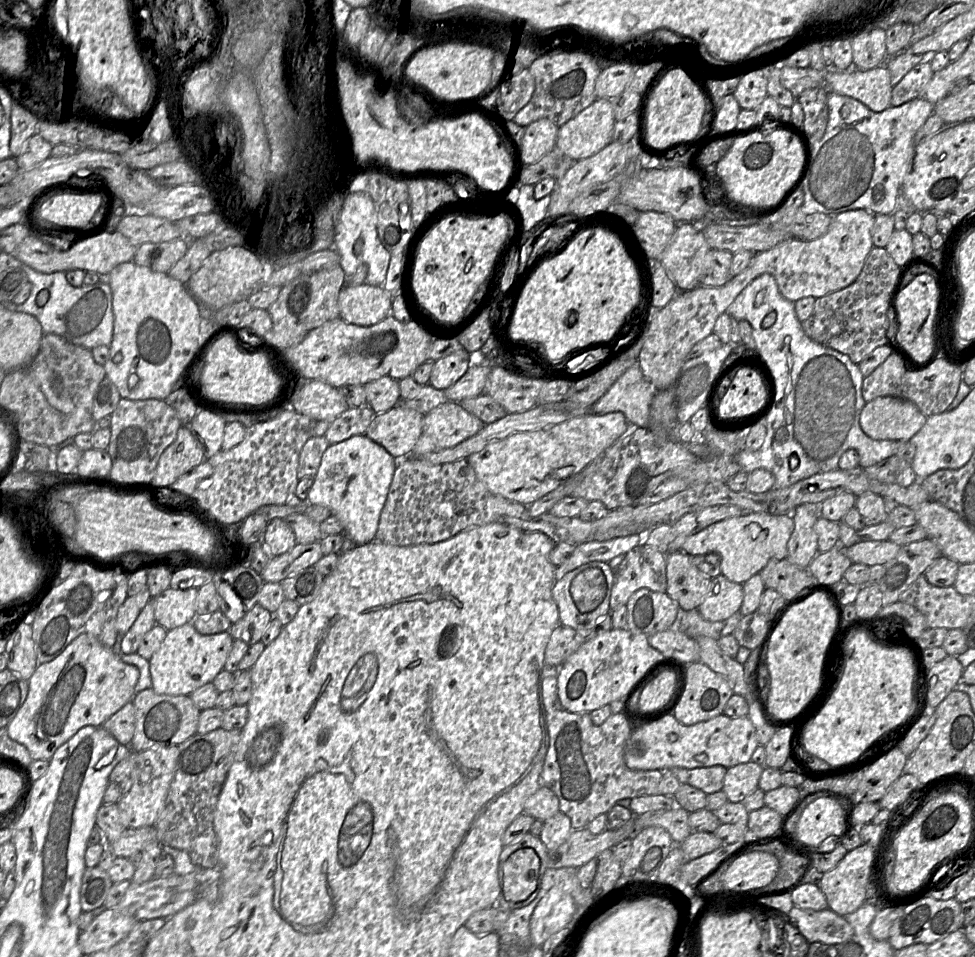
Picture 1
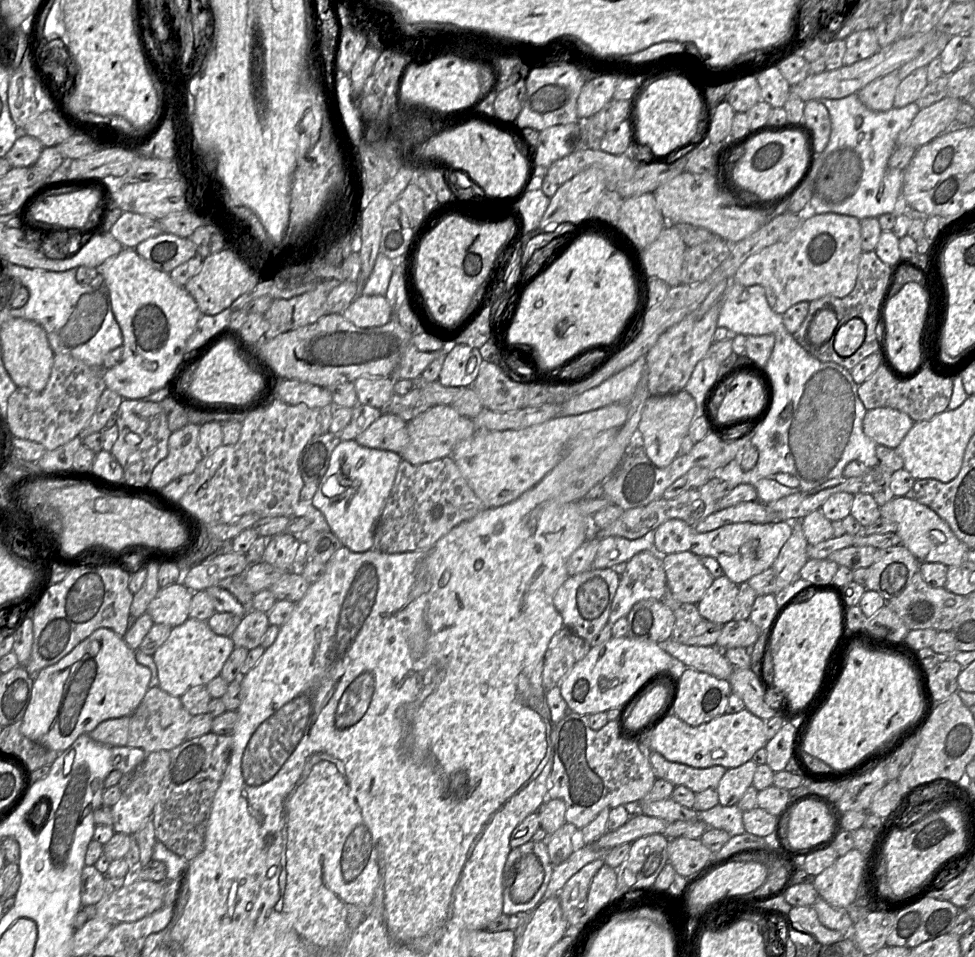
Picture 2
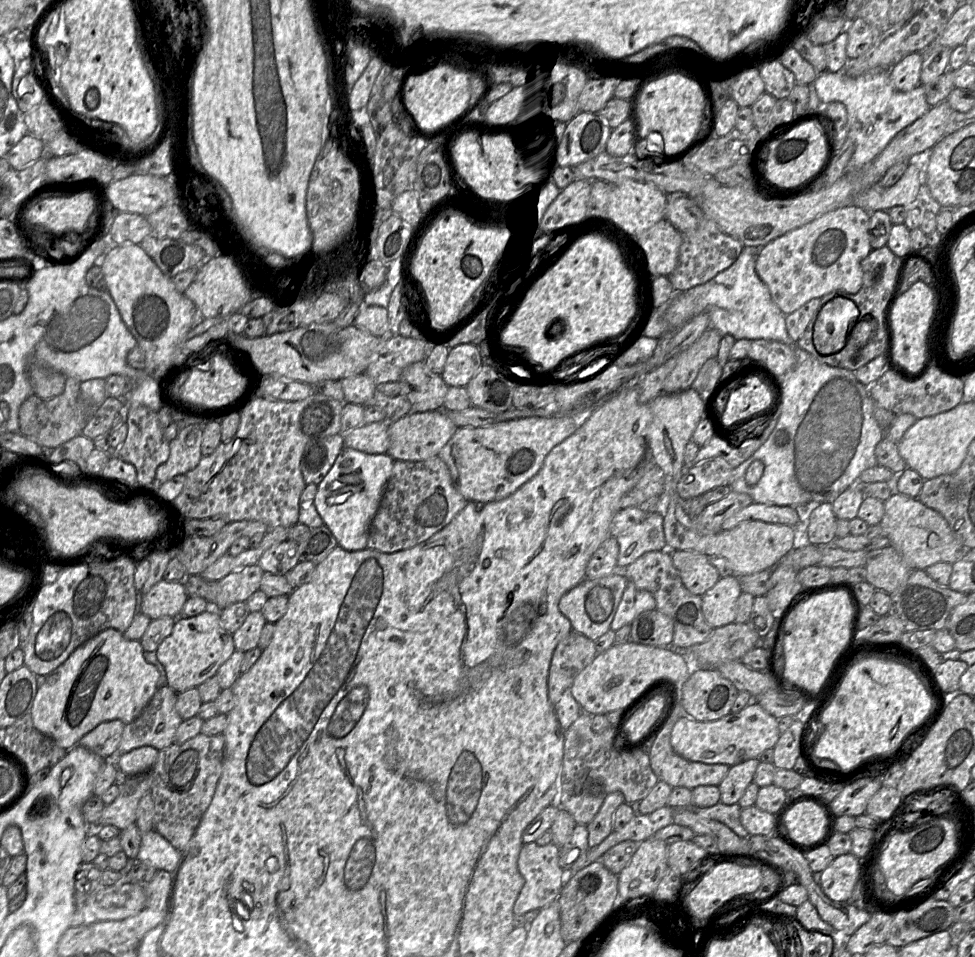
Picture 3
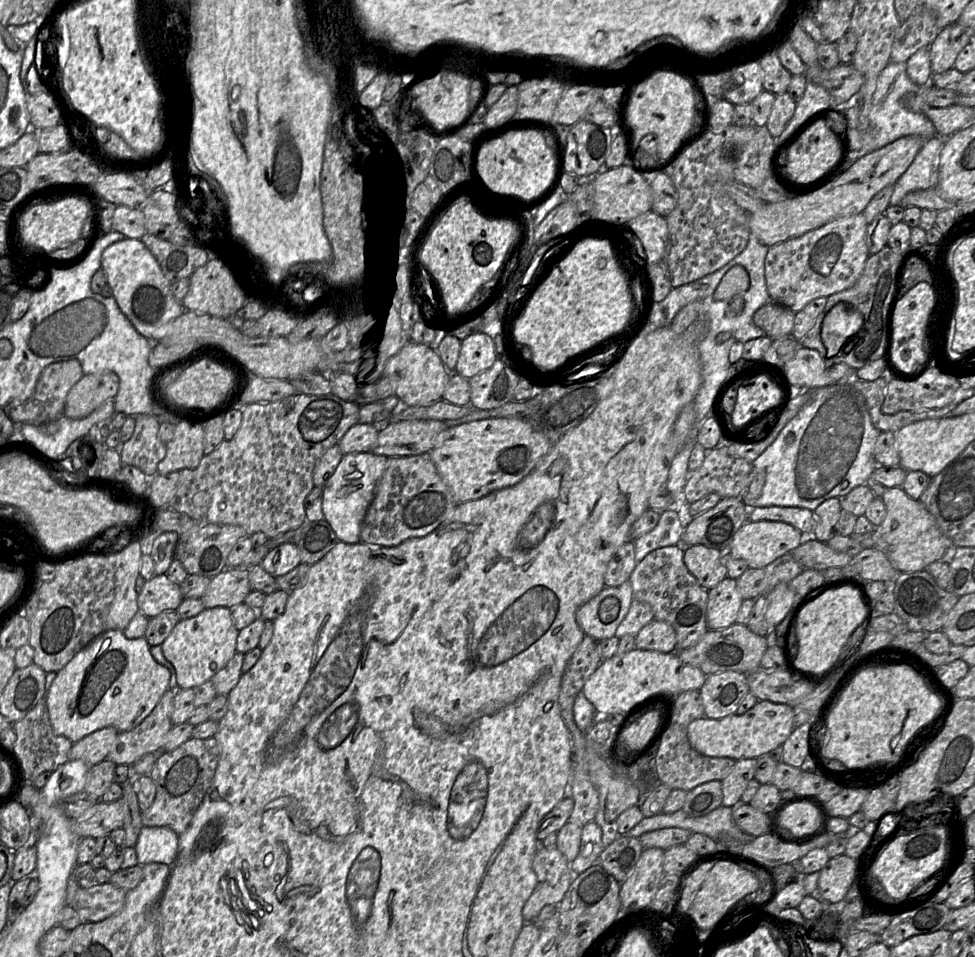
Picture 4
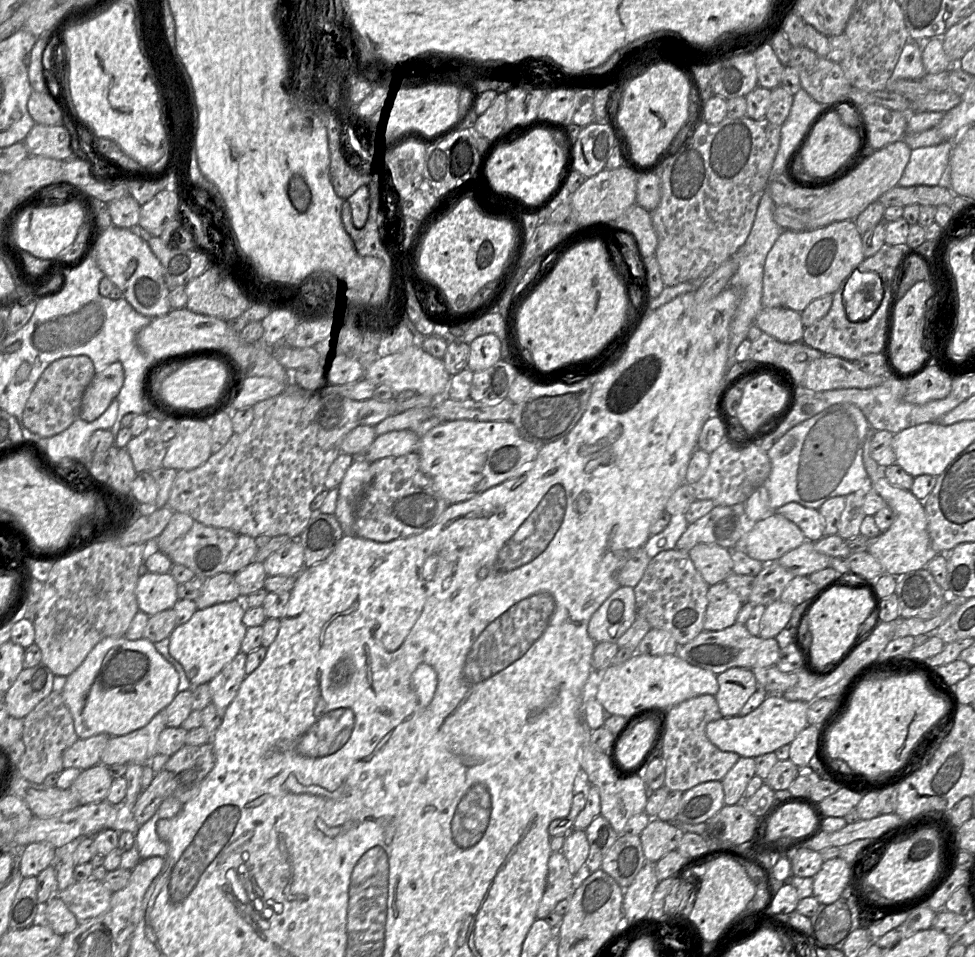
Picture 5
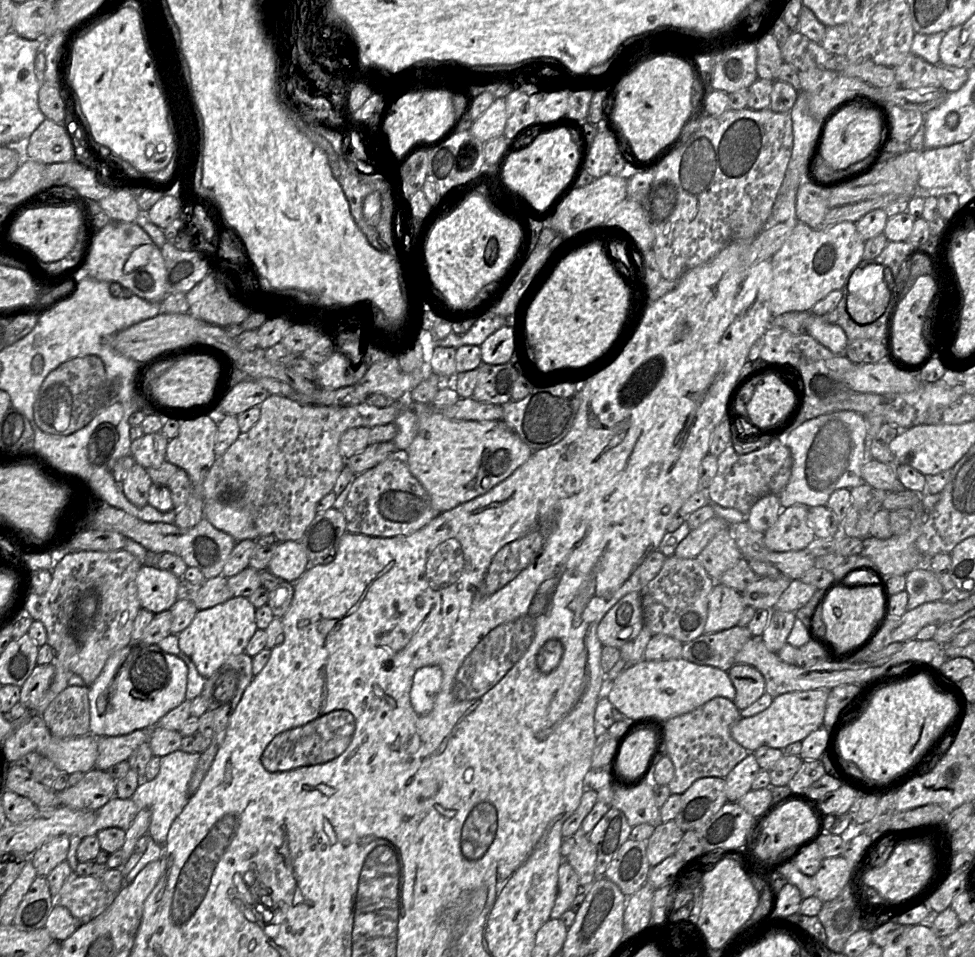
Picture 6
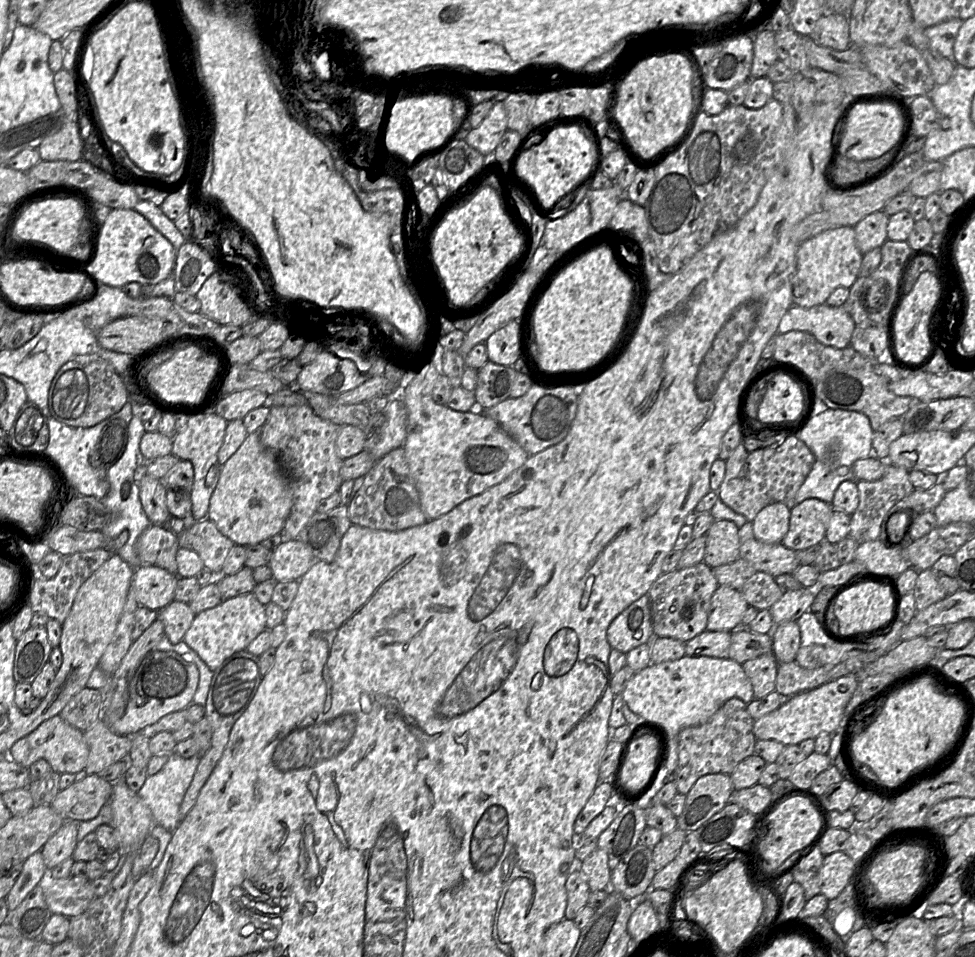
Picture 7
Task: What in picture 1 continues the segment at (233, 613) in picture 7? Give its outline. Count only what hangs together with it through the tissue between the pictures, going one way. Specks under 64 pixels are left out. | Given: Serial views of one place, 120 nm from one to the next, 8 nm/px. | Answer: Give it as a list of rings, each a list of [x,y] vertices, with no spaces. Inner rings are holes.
[[[193,623],[169,630],[160,648],[149,660],[152,689],[157,694],[190,696],[224,670],[234,638],[229,632],[202,635]]]

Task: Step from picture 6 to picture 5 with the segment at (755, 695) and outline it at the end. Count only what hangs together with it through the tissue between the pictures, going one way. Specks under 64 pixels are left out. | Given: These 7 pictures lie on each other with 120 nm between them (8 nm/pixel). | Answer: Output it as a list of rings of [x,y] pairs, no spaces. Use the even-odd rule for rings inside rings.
[[[735,667],[717,675],[719,684],[715,695],[723,717],[738,716],[740,710],[757,691],[757,680],[751,669]]]

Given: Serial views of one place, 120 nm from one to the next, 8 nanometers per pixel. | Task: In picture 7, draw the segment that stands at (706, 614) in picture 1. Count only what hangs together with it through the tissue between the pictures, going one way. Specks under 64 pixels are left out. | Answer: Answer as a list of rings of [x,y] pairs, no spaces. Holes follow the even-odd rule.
[[[718,586],[711,598],[706,630],[733,632],[741,628],[748,607],[739,590]]]

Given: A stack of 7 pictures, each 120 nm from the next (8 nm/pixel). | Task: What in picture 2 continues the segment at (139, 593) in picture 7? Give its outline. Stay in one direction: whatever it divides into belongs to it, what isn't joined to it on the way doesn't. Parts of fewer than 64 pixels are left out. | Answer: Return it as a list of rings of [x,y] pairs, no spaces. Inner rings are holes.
[[[182,581],[160,588],[149,603],[146,613],[155,624],[176,627],[190,618],[193,592]]]

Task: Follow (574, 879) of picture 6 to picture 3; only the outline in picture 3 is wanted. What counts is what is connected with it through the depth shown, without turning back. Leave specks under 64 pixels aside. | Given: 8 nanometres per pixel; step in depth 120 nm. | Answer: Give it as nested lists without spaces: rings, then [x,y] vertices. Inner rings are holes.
[[[535,842],[523,844],[519,857],[518,869],[525,880],[525,884],[515,901],[513,912],[523,916],[534,909],[542,909],[550,904],[555,904],[566,883],[566,872],[559,865],[559,848],[552,842],[541,846]]]

